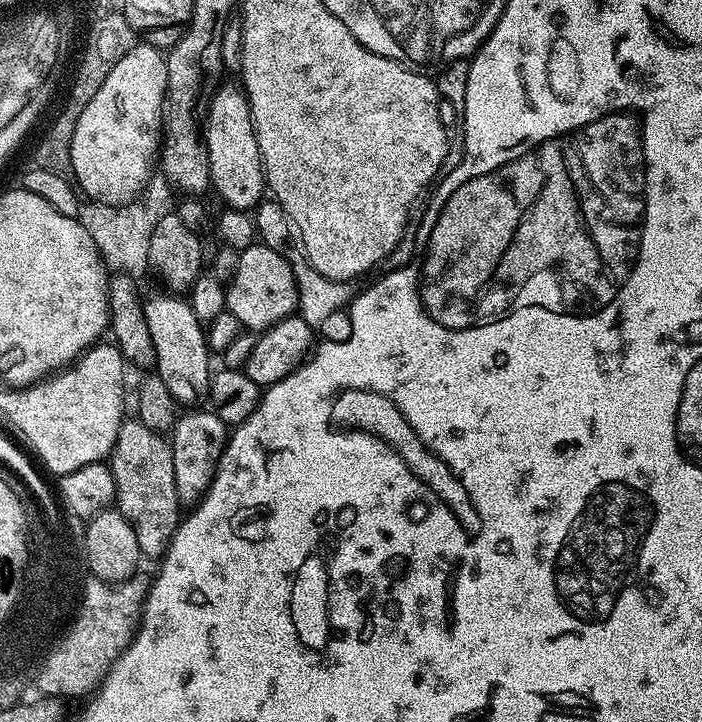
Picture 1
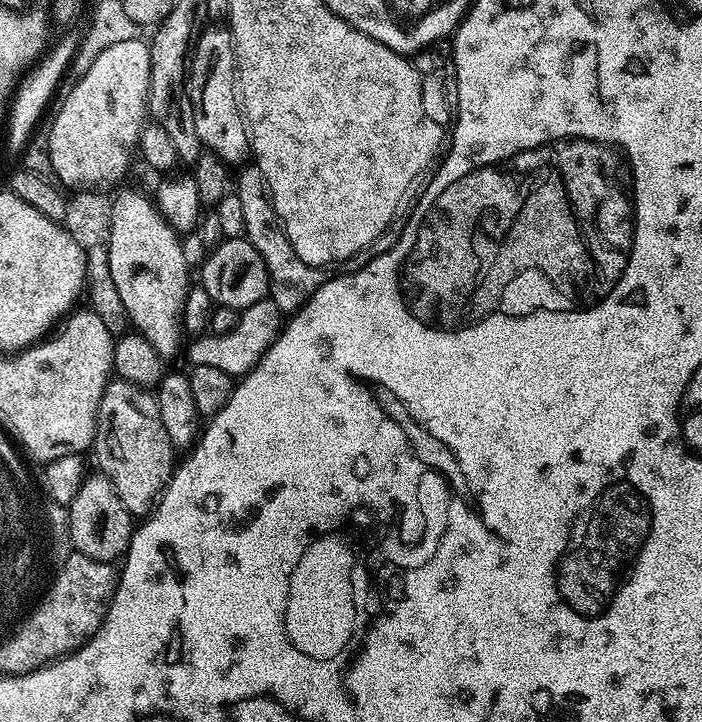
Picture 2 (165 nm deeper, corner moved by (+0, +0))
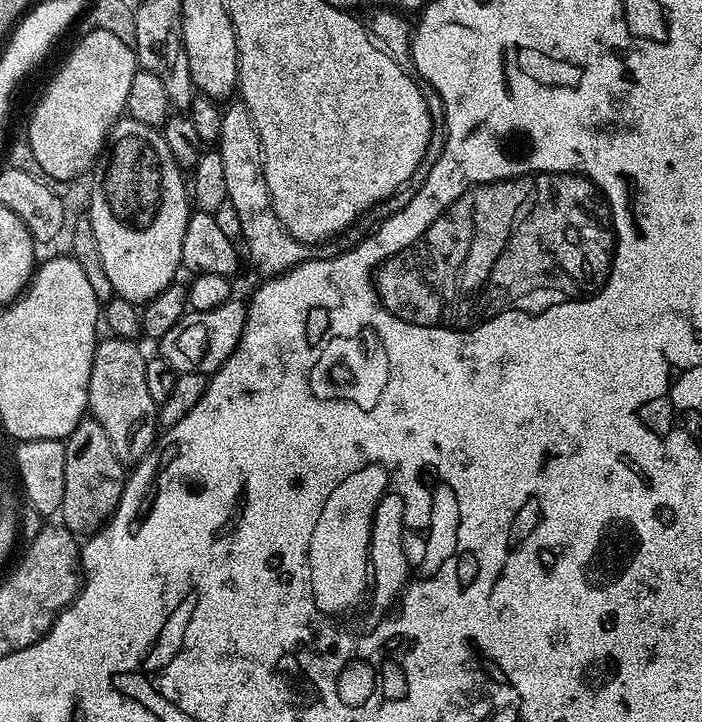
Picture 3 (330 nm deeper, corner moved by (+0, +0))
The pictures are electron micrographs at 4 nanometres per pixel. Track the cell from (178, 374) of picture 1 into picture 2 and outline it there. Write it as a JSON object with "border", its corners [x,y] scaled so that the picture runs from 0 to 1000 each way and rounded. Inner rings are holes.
{"border":[[[175,260],[158,273],[151,334],[157,381],[174,411],[174,424],[179,424],[187,453],[219,479],[228,494],[241,496],[256,482],[271,370],[261,356],[258,328],[228,294],[221,276],[194,260]]]}

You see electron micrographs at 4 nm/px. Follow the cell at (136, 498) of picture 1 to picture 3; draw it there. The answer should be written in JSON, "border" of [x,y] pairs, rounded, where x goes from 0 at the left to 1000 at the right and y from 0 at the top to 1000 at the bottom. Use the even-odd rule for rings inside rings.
{"border":[[[155,464],[155,471],[144,470],[134,485],[134,501],[128,507],[128,529],[125,530],[125,562],[130,578],[145,586],[151,601],[157,602],[158,620],[170,636],[188,643],[204,636],[207,627],[221,615],[222,593],[225,594],[225,560],[214,551],[214,540],[208,540],[208,493],[199,489],[197,475]]]}

